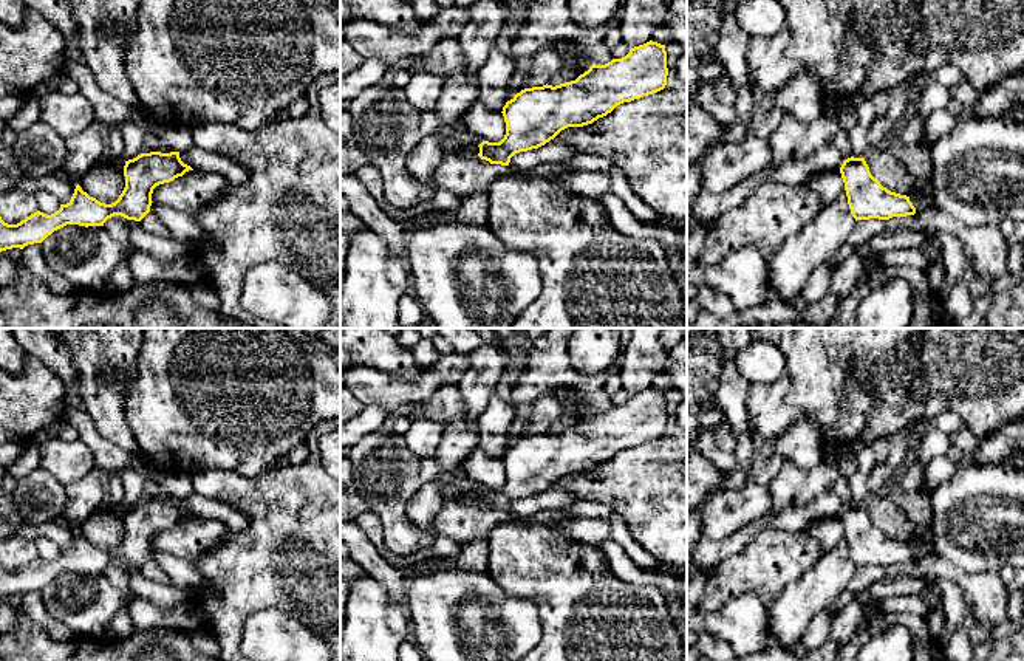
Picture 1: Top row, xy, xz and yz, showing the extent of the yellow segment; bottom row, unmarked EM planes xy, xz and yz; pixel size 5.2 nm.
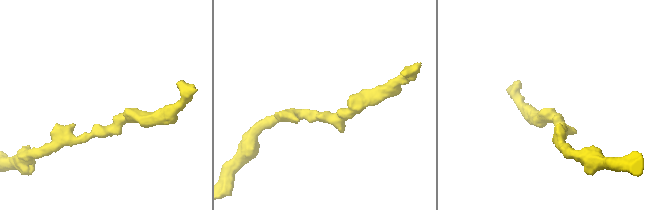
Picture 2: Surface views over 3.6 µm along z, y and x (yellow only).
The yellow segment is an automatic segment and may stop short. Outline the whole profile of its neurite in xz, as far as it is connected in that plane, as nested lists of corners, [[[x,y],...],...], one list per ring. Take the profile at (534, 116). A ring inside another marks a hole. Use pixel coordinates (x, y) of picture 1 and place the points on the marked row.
[[[647,42],[634,46],[622,59],[605,65],[592,63],[575,80],[560,85],[524,88],[503,107],[506,135],[500,142],[483,141],[478,156],[490,164],[509,166],[515,153],[538,149],[568,127],[583,127],[611,113],[617,105],[657,93],[667,85],[665,45]]]

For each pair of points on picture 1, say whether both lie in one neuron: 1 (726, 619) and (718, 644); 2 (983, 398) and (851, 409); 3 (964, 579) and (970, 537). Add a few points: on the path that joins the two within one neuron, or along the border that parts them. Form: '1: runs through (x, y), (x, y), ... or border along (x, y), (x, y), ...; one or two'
1: border along (703, 632), (723, 637), (730, 644); two
2: border along (854, 376), (873, 398), (873, 412), (856, 440); two
3: border along (935, 553), (948, 559), (962, 571), (996, 575); two

